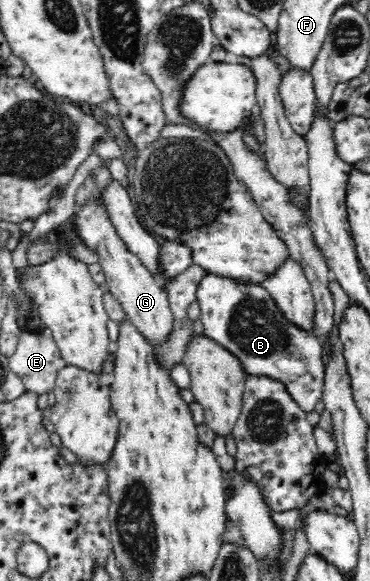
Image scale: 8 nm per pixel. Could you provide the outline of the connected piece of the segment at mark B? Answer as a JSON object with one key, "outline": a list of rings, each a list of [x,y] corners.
{"outline":[[[209,274],[199,286],[196,297],[201,307],[203,335],[235,354],[248,375],[269,375],[283,381],[301,409],[313,411],[323,397],[326,375],[319,339],[291,325],[261,284]]]}

